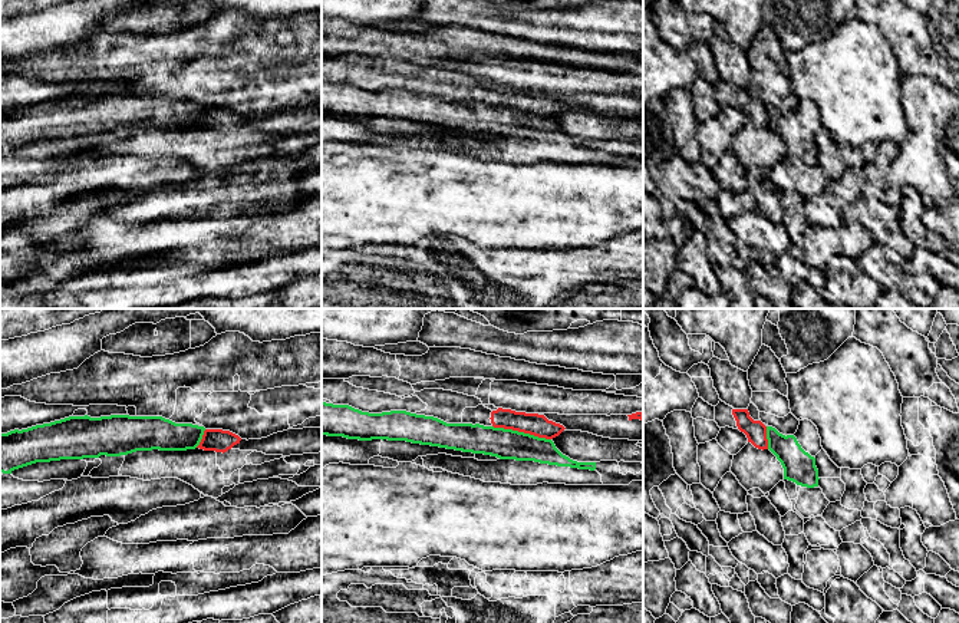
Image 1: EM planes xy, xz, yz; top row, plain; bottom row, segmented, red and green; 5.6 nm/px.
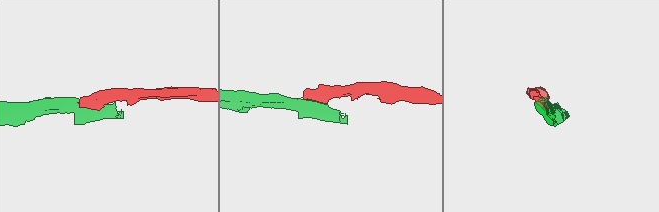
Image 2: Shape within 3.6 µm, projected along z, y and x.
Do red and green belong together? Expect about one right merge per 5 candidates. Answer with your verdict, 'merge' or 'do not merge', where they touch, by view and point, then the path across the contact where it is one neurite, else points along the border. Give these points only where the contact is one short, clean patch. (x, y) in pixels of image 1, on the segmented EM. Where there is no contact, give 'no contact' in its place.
do not merge | xz (521, 431) | along xz (493, 425), (550, 439)

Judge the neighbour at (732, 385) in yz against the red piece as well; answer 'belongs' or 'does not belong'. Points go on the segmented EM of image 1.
does not belong

